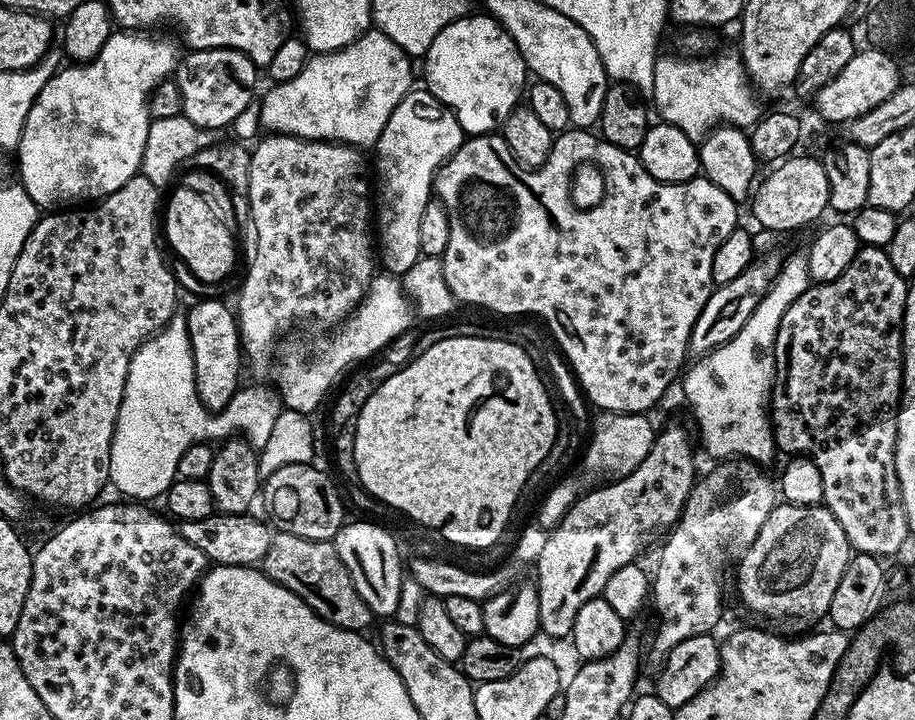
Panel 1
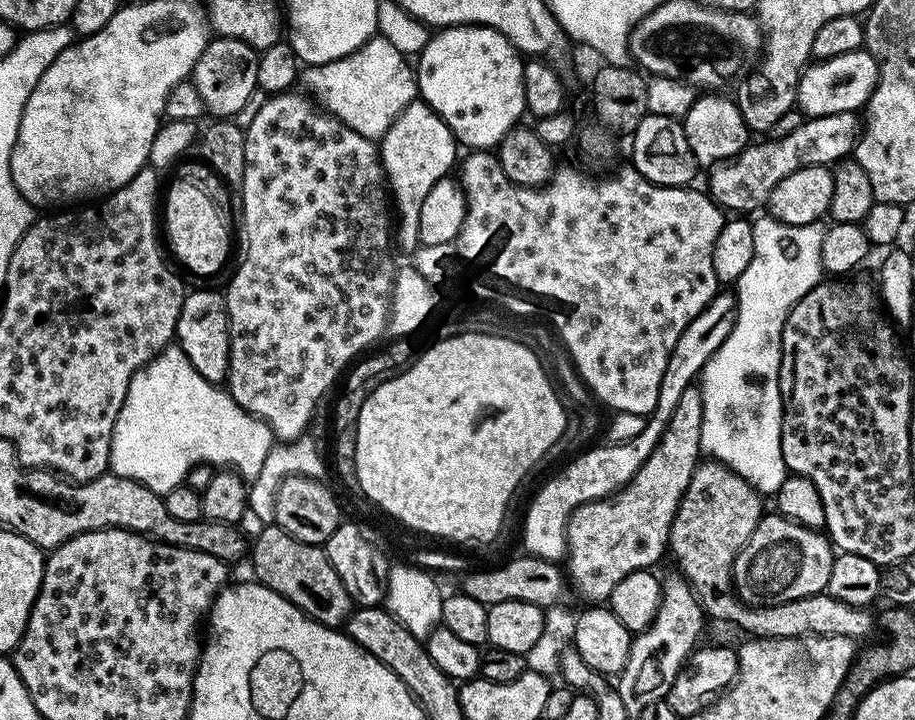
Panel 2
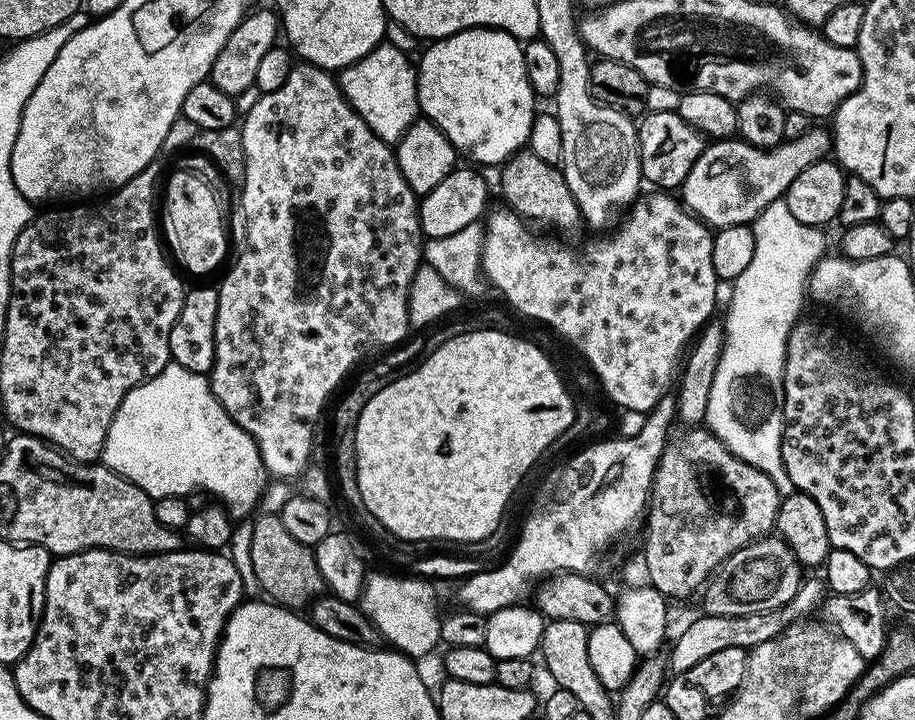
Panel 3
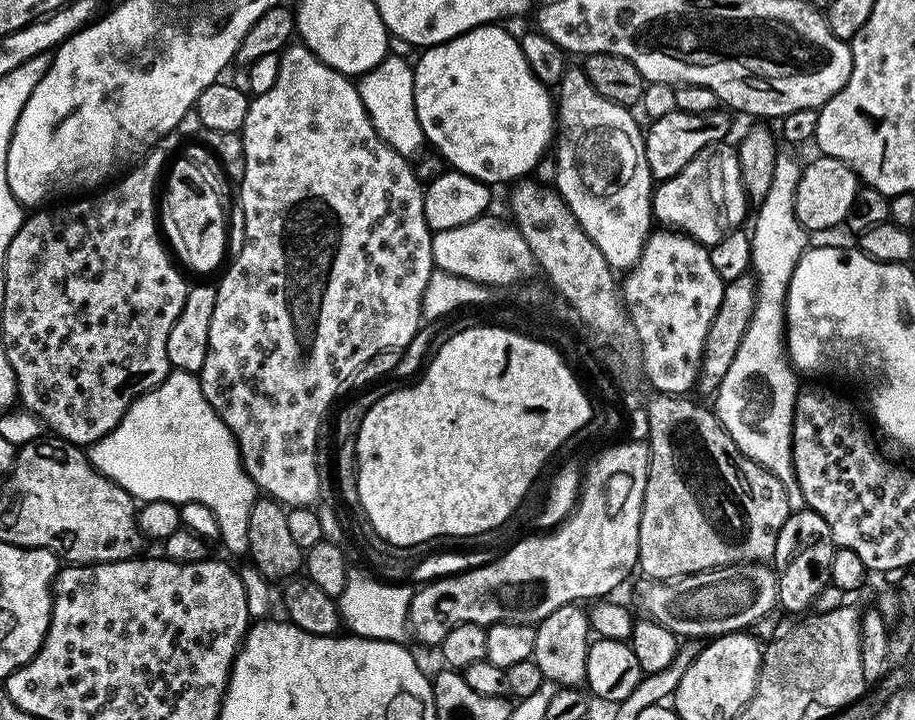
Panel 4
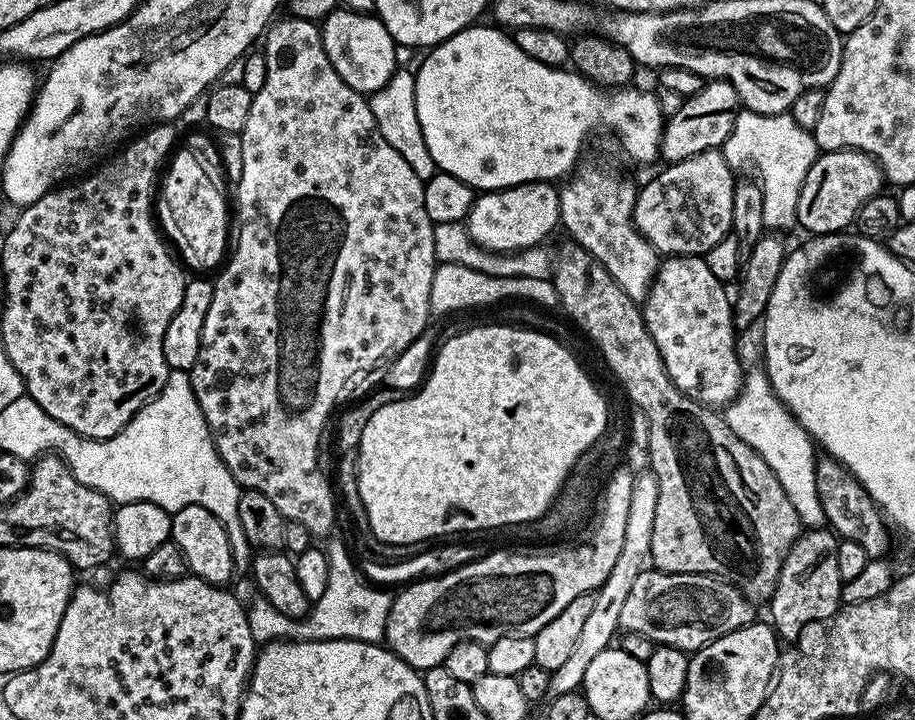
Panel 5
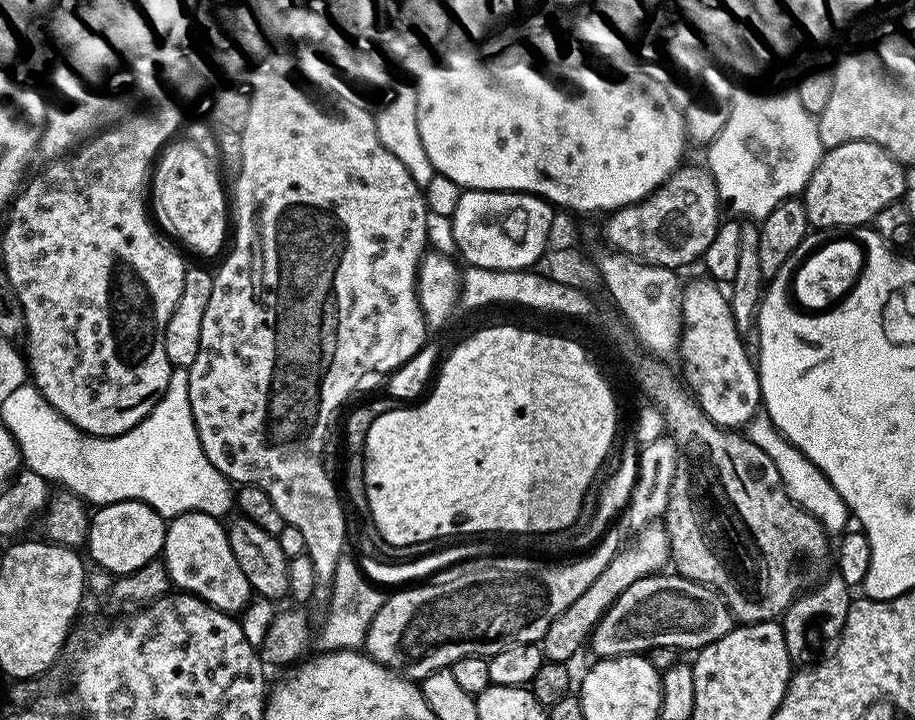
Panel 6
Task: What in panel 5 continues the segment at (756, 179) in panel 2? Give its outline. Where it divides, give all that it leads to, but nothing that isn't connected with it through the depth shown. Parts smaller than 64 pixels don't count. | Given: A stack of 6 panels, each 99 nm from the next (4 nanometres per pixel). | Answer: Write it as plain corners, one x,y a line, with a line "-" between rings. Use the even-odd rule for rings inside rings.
720,150
694,154
694,158
664,166
637,191
634,226
661,257
703,256
732,231
734,190
738,183
737,177
732,176
734,169

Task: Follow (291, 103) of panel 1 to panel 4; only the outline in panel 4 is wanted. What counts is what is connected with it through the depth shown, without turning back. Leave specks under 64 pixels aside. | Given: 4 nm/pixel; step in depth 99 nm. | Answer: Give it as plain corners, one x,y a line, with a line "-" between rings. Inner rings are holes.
389,54
382,63
359,77
358,87
374,130
378,130
378,134
398,154
415,157
415,152
420,147
425,147
426,141
422,126
418,122
418,110
414,106
413,65
407,64
400,56

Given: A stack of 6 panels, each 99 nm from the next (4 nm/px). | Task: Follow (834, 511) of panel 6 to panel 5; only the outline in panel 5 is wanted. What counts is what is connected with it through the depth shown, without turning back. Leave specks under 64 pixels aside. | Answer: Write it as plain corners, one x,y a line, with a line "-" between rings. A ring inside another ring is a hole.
745,371
740,393
731,404
723,409
724,420
774,470
774,478
786,490
790,498
790,506
798,514
801,525
805,529
825,527
822,501
818,494
816,481
816,465
818,461
817,447
808,432
792,417
791,410
781,402
774,386
770,382
767,371

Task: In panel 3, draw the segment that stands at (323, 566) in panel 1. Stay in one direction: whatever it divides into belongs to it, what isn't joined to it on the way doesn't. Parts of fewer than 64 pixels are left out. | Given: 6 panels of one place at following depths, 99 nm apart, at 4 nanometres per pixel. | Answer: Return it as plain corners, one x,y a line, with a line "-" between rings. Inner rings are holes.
260,514
252,522
252,533
248,536
248,560
252,563
250,575
255,578
259,591
269,601
293,610
307,609
313,600
325,595
324,579
322,574
318,574
315,551
291,536
282,526
279,515

